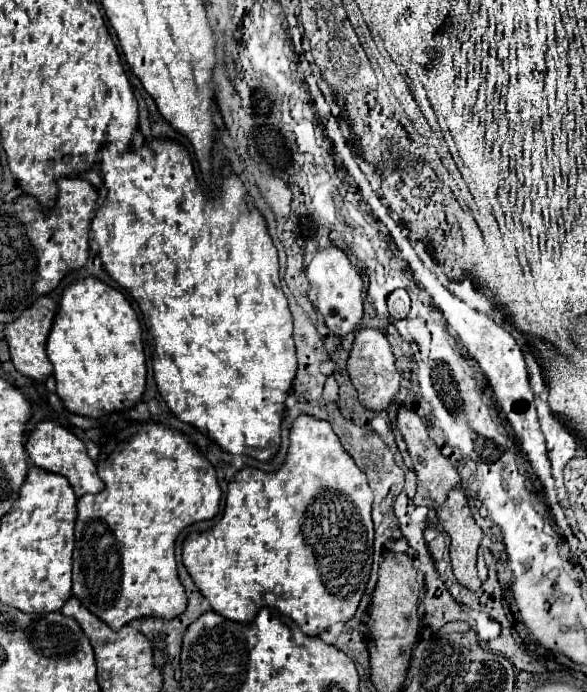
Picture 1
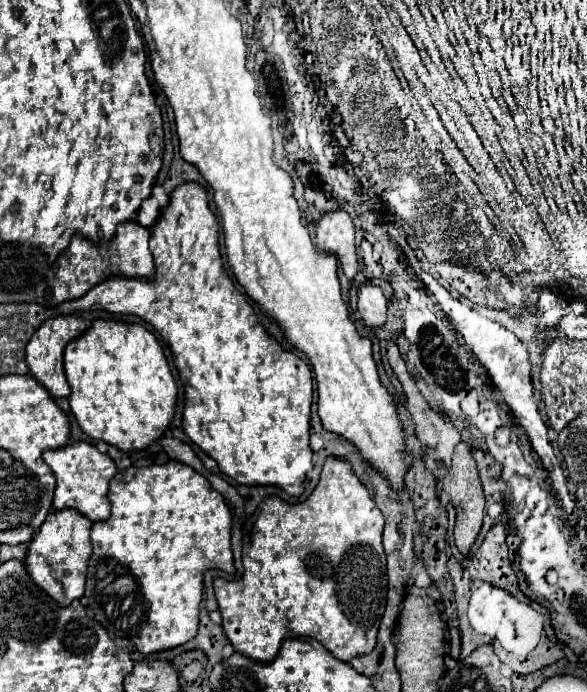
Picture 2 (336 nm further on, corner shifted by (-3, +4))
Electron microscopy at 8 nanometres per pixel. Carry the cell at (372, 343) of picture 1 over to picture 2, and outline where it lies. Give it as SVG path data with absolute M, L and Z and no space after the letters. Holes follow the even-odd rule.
M364 284L358 292L358 312L362 316L364 328L376 330L386 322L386 306L388 300L384 298L382 290L372 284Z

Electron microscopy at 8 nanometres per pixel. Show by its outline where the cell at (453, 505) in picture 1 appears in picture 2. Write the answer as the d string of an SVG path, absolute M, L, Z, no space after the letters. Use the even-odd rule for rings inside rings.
M460 442L454 450L454 458L452 458L452 468L448 472L448 476L442 480L444 490L450 494L450 500L456 508L456 526L454 526L454 538L456 538L456 548L460 550L462 556L470 554L470 548L474 544L474 540L480 534L482 528L482 518L484 518L484 494L482 494L482 484L478 478L478 470L476 470L476 462L470 454L470 446Z

